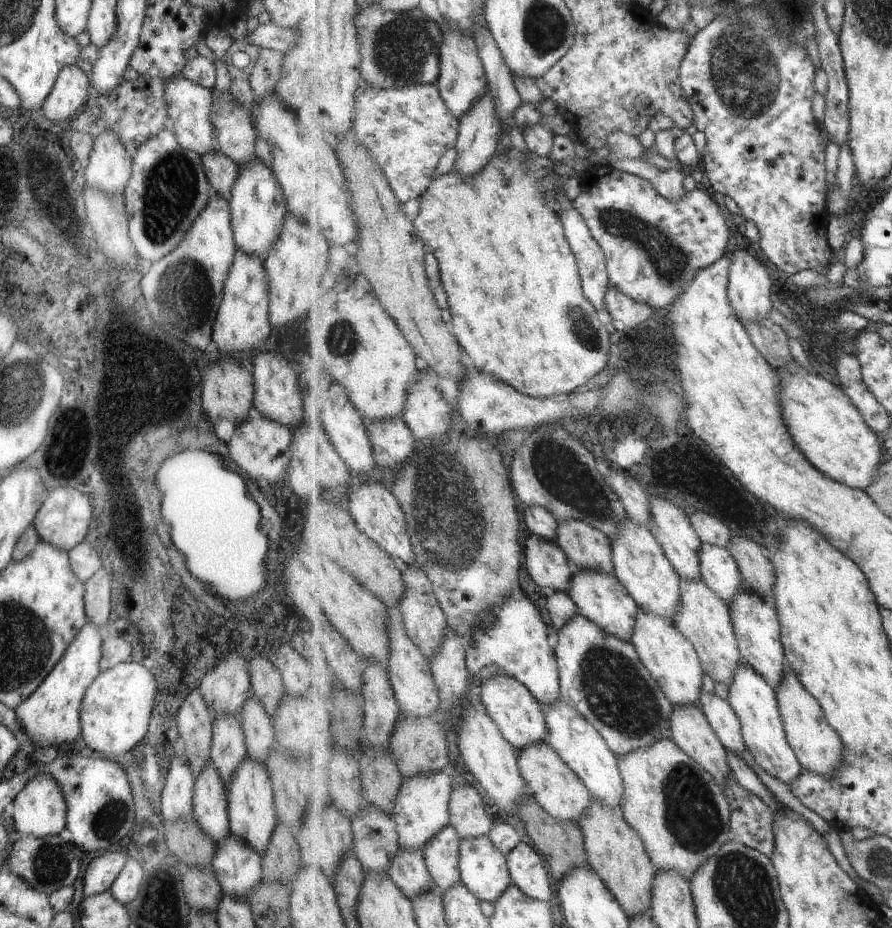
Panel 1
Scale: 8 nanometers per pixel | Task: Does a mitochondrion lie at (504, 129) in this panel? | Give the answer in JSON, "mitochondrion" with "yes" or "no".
{"mitochondrion":"no"}

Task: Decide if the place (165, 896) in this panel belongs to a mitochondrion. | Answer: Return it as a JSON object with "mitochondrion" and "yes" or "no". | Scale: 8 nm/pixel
{"mitochondrion":"no"}

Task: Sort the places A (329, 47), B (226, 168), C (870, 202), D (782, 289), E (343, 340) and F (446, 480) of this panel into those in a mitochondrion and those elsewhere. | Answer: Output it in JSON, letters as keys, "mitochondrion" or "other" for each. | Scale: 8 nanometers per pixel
{"A":"other","B":"other","C":"other","D":"other","E":"mitochondrion","F":"mitochondrion"}

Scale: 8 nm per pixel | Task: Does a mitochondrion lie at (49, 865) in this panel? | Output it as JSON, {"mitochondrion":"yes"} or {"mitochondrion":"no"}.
{"mitochondrion":"yes"}

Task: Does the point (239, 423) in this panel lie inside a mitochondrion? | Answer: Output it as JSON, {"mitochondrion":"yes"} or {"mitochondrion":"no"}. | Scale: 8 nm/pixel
{"mitochondrion":"no"}

